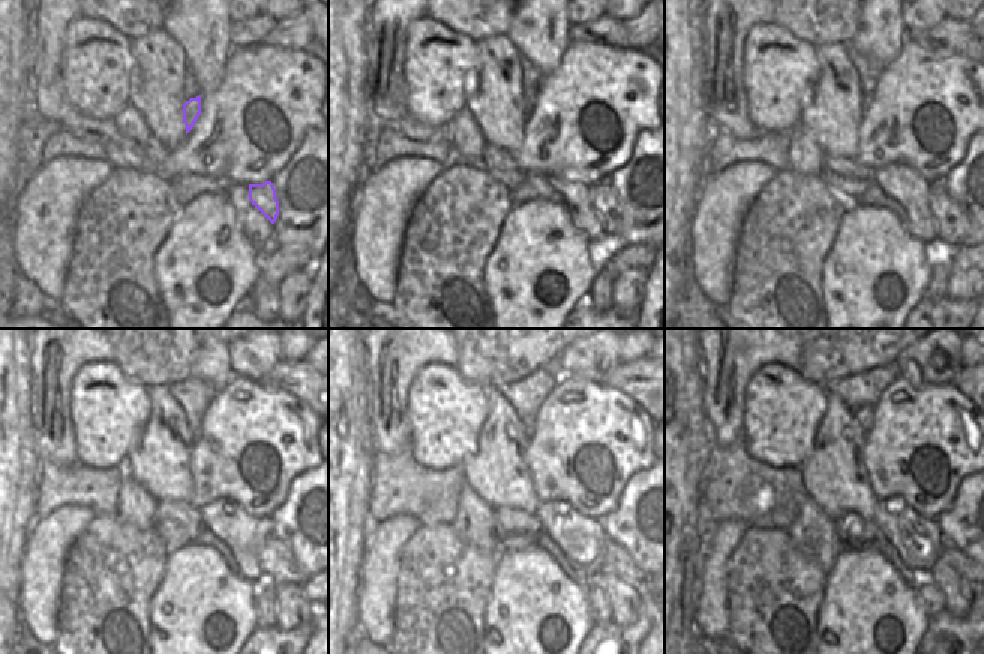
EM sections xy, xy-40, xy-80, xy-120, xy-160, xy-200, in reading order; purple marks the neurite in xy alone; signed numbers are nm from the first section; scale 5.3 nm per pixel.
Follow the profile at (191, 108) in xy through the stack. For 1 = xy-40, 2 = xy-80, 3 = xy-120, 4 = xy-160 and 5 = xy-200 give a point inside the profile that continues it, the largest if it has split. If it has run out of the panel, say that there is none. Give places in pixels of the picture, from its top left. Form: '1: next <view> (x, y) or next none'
1: next xy-40 (528, 104)
2: next xy-80 (866, 101)
3: next xy-120 (197, 432)
4: next xy-160 (527, 422)
5: next xy-200 (864, 414)

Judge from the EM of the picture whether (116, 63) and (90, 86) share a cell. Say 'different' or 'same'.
same

